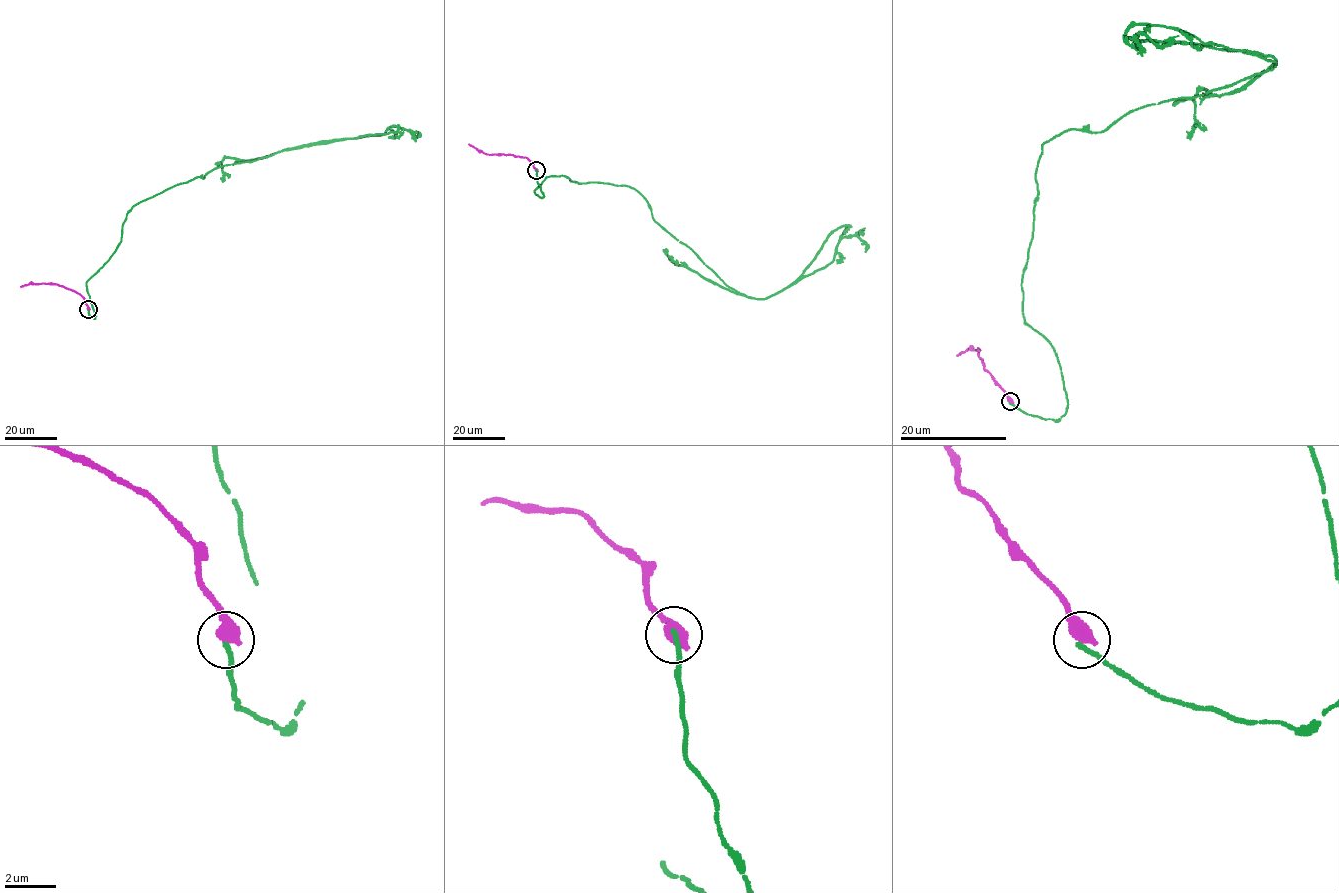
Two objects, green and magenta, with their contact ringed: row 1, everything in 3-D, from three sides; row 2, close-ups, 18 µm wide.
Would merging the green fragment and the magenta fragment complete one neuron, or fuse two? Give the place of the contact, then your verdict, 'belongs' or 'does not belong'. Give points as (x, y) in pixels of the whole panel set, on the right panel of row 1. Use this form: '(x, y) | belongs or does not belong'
(1010, 401) | does not belong

